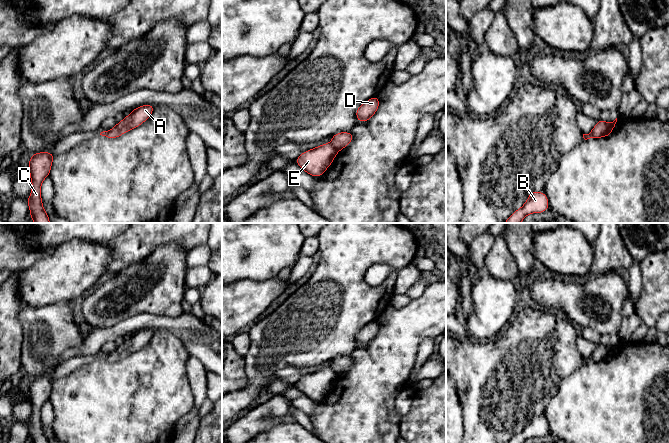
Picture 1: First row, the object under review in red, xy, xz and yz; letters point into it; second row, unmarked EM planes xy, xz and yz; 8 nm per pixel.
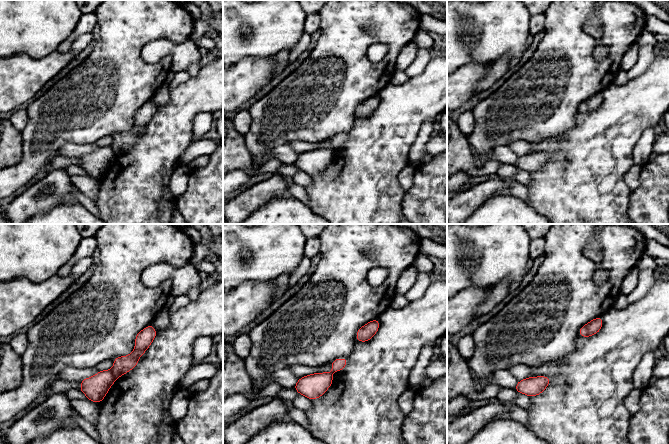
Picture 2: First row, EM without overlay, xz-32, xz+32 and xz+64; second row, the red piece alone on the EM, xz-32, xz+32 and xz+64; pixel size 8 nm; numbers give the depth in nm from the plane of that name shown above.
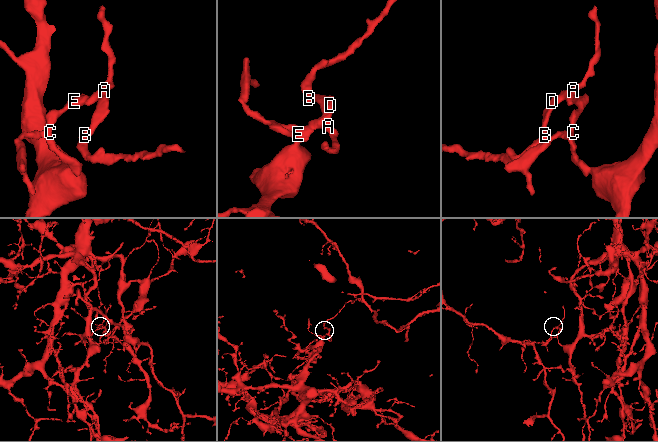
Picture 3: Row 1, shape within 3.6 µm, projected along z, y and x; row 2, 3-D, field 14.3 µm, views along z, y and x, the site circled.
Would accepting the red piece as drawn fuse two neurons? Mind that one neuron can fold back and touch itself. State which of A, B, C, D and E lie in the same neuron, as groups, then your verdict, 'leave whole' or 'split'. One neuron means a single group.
groups A B D / C E; split

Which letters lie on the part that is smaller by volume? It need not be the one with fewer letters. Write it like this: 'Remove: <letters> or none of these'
Remove: A, B, D

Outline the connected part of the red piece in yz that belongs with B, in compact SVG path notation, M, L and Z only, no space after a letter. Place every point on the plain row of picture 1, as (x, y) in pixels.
M532 415L525 428L512 437L508 443L524 443L531 437L542 437L549 432L548 422L544 416Z

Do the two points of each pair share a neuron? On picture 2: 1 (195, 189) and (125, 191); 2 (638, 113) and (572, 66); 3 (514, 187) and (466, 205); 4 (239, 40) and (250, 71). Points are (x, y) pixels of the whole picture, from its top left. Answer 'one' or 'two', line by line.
1: two
2: two
3: one
4: two

